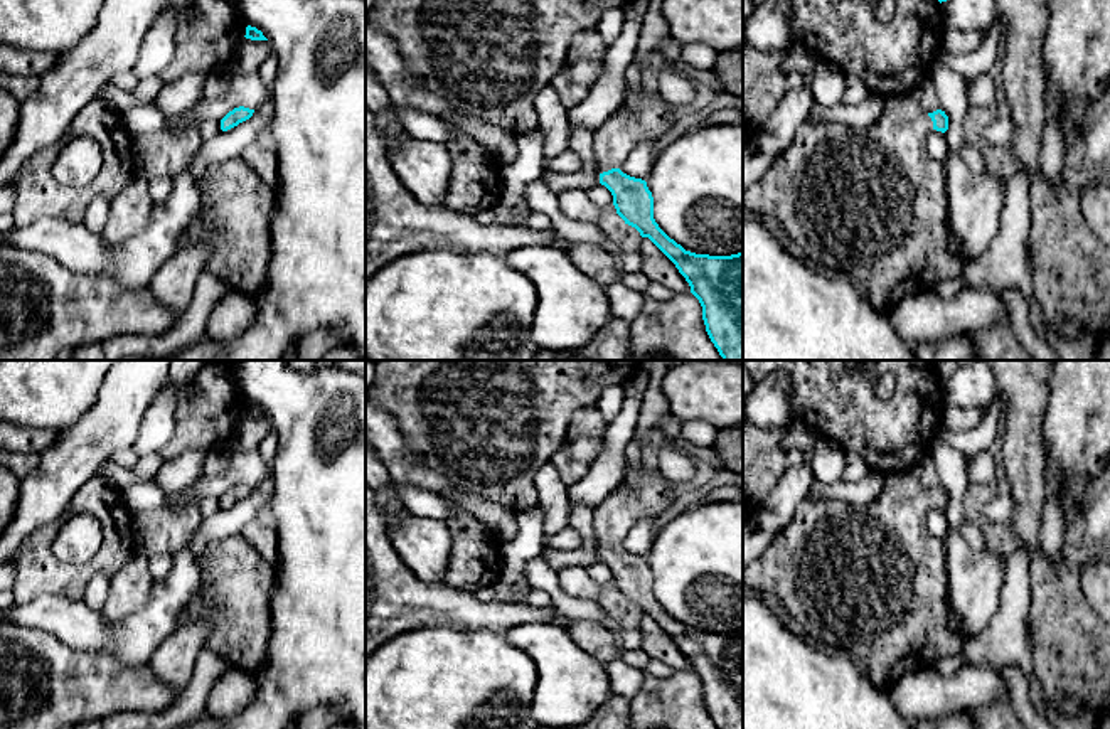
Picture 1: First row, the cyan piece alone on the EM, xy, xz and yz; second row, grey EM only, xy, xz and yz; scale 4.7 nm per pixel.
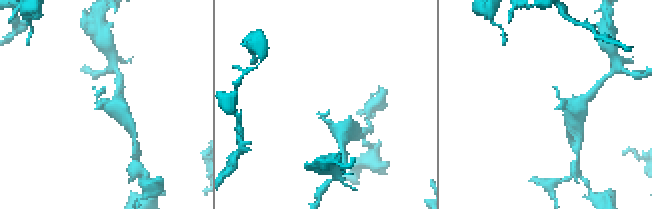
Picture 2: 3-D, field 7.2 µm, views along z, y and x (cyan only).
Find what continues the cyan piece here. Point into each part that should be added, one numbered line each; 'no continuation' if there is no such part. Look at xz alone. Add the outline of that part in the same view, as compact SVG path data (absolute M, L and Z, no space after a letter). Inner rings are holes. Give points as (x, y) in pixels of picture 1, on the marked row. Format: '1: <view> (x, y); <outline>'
1: xz (613, 140); M645 93L632 109L620 106L593 131L593 155L600 173L620 168L640 143L659 140L674 125L677 114L679 111L662 98Z

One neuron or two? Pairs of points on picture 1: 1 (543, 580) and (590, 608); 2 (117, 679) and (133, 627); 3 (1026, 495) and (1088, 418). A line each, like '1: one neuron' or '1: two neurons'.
1: one neuron
2: two neurons
3: two neurons

